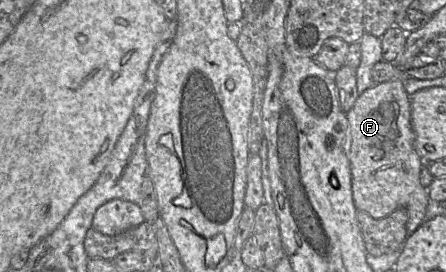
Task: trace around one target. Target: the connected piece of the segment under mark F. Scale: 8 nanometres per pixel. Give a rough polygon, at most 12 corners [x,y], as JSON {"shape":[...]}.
{"shape":[[403,81],[358,96],[346,113],[356,209],[409,213],[429,196]]}

